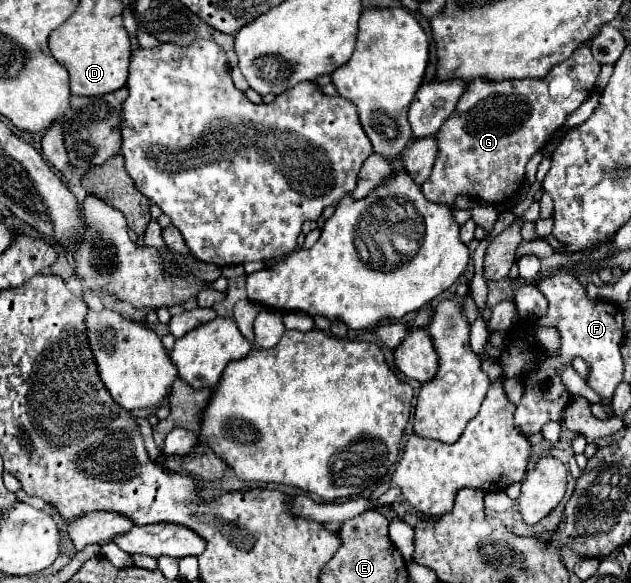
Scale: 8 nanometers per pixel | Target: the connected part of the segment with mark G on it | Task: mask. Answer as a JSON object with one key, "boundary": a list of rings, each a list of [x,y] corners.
{"boundary":[[[582,44],[572,52],[568,60],[552,66],[552,70],[544,78],[522,78],[522,80],[502,80],[502,82],[476,78],[474,82],[470,82],[456,110],[436,134],[438,158],[430,178],[422,184],[424,196],[430,202],[440,202],[440,204],[454,204],[454,198],[458,194],[466,194],[474,200],[484,200],[488,204],[498,204],[512,198],[524,184],[524,168],[528,160],[536,152],[540,152],[546,146],[546,142],[564,126],[566,118],[586,102],[586,98],[596,86],[598,74],[600,74],[600,64],[590,54],[590,48]]]}

